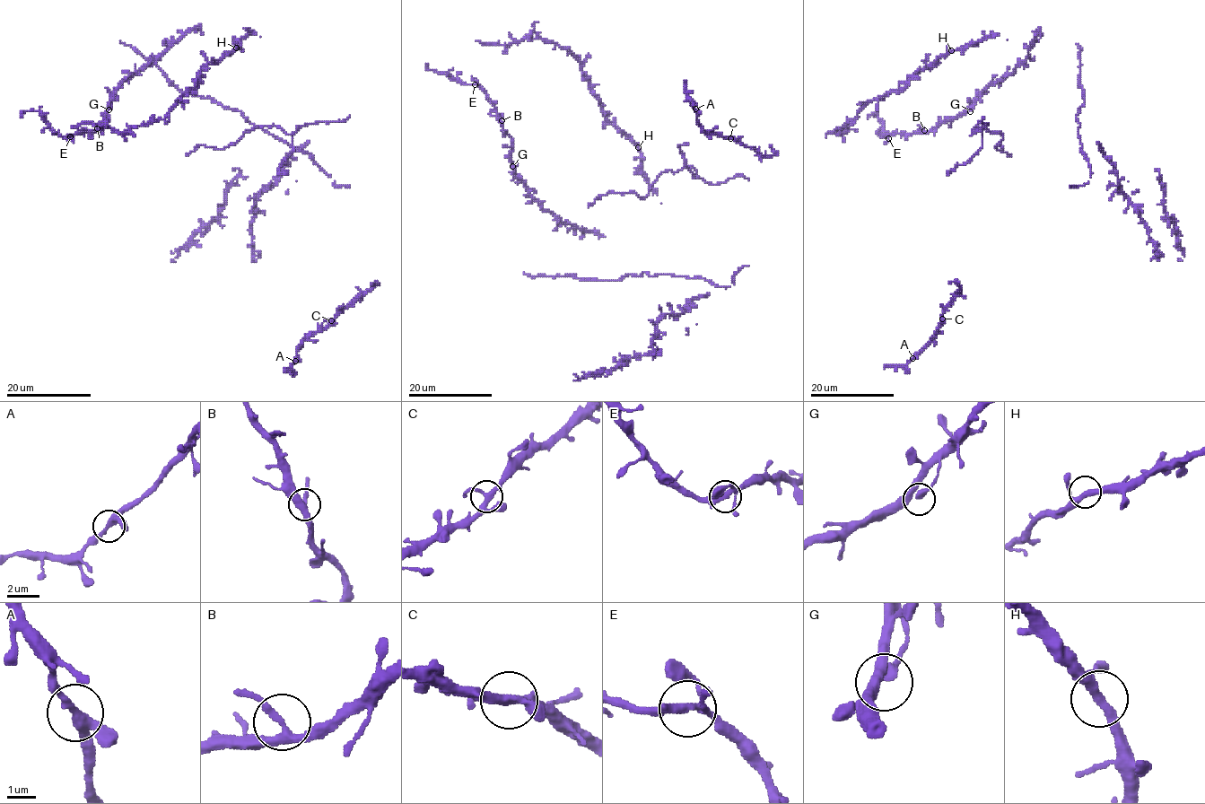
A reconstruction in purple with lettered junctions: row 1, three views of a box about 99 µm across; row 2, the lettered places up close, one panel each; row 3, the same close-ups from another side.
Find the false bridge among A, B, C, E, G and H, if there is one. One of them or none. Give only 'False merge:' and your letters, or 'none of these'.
False merge: none of these

